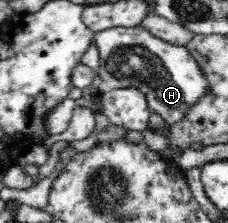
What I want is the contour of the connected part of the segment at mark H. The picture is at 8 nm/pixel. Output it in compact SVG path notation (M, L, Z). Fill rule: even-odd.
M115 27L95 33L93 40L99 49L100 65L97 73L101 91L137 87L146 96L151 111L158 113L168 126L181 122L186 117L187 111L210 91L206 74L186 46L172 45L152 35L146 28Z

